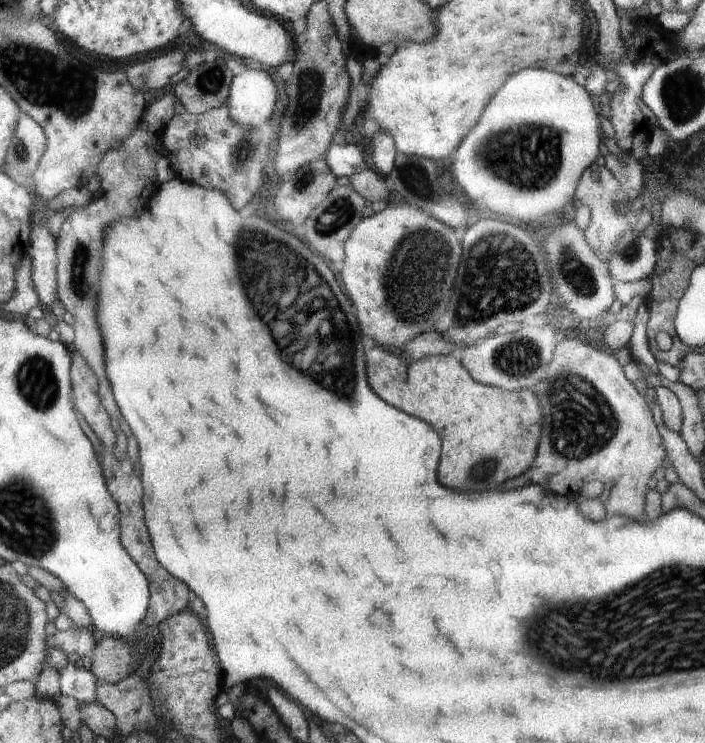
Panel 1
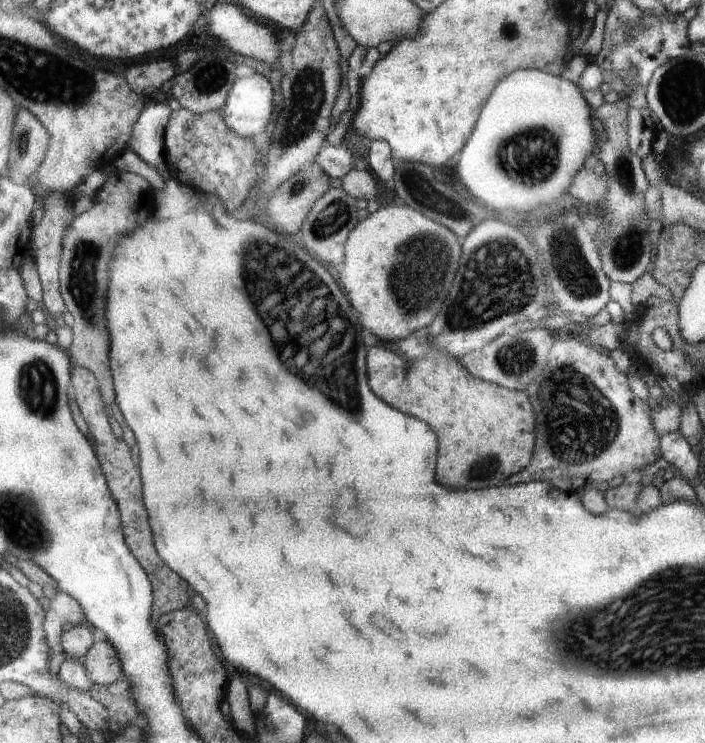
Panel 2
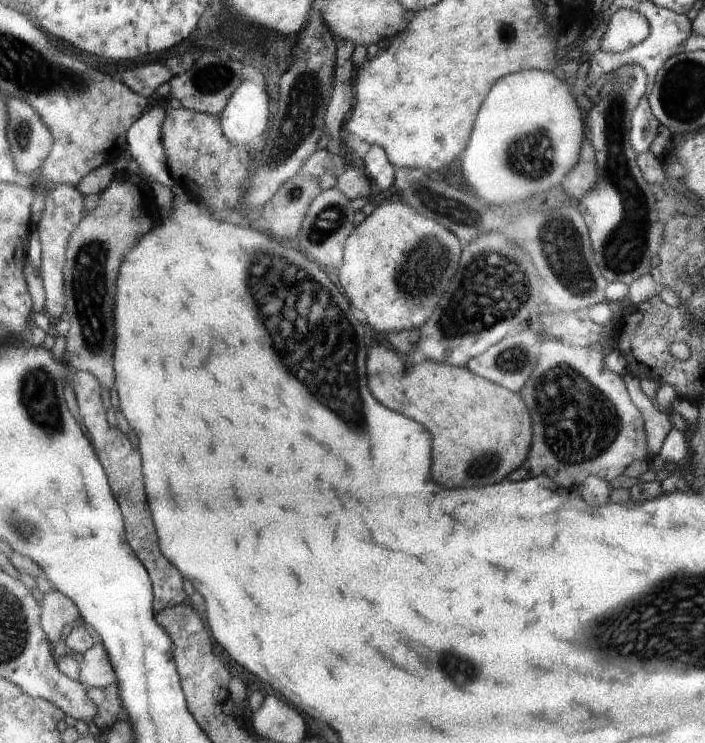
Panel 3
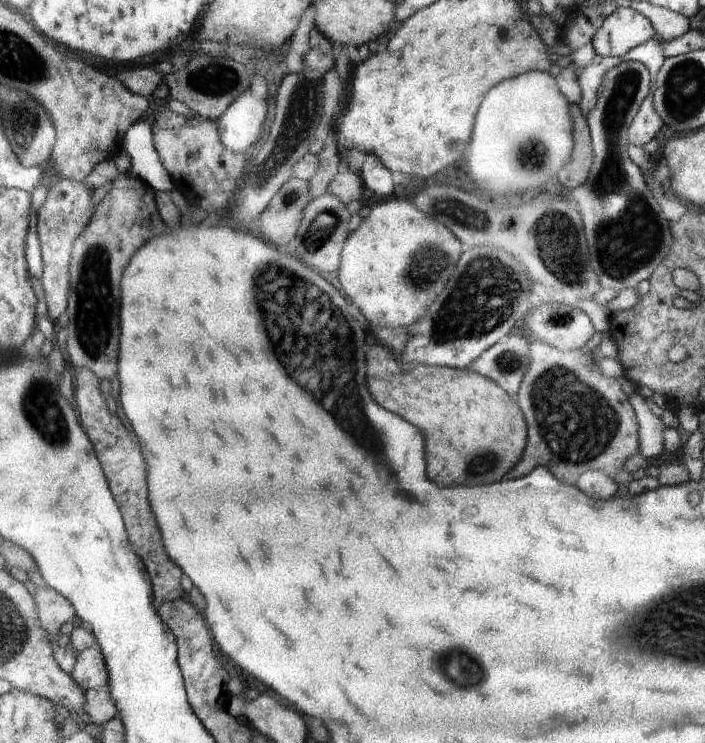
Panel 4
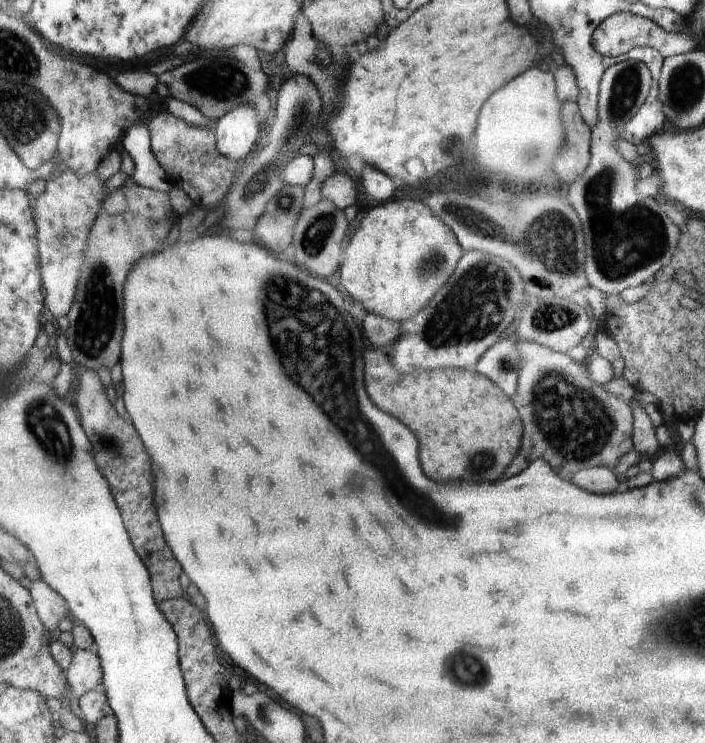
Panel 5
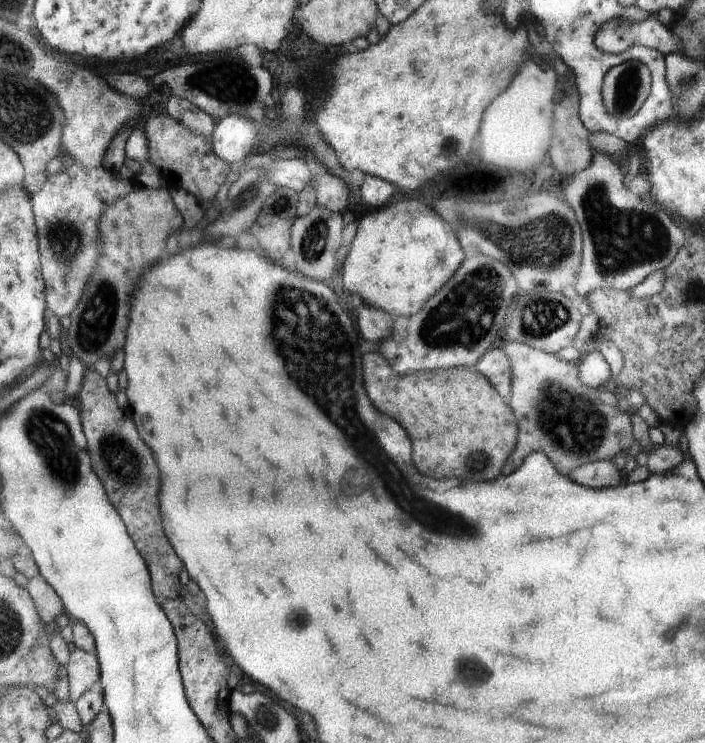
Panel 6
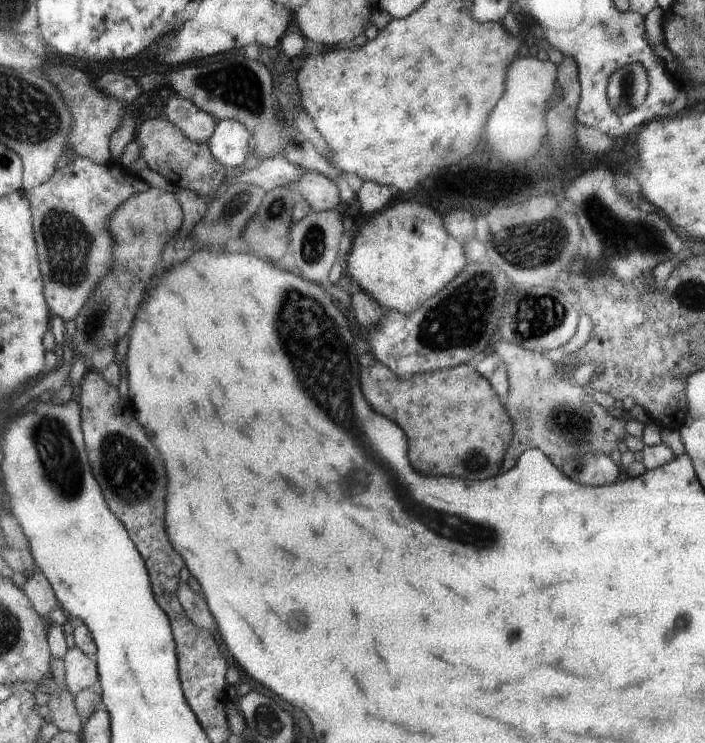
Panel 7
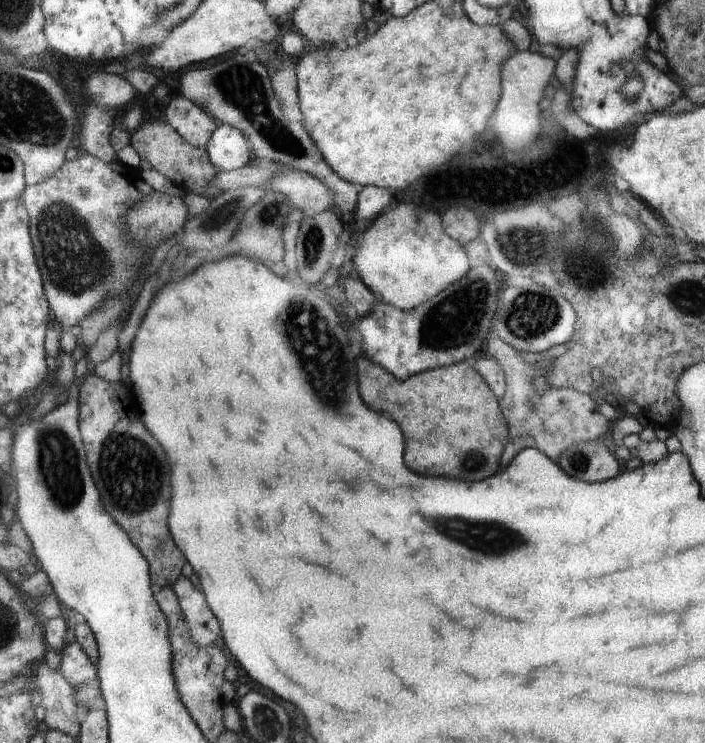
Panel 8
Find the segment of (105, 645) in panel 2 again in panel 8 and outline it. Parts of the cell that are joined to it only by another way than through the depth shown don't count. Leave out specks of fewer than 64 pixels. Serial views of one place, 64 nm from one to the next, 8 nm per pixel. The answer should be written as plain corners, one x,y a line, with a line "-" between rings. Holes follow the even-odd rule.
77,641
67,644
61,652
61,671
73,688
98,678
96,664

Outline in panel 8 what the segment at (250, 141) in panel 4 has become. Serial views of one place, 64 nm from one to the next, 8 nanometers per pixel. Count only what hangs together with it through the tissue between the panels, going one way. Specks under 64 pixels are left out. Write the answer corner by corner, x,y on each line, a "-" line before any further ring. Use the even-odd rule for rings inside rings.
219,123
206,149
222,171
237,170
255,160
245,133
225,123

